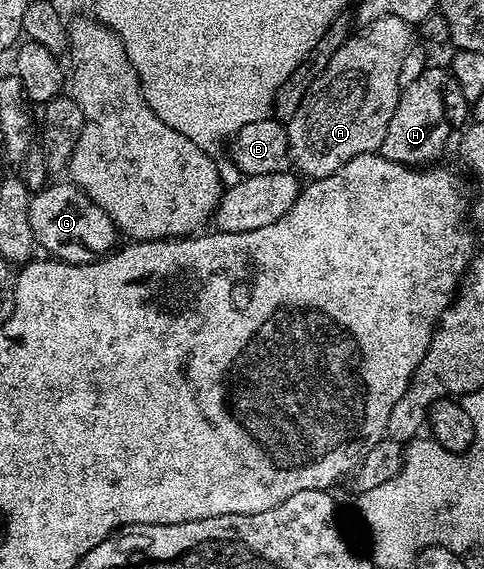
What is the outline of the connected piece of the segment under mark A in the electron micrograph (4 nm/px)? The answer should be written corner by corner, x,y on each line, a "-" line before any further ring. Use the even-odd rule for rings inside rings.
381,16
361,31
359,36
358,33
351,35
350,39
342,43
340,50
336,50
332,62
328,62
326,69
314,79
296,114
285,125
290,164
303,177
306,175
306,178
319,180
328,174
336,174
336,170
340,170
344,162
352,162
352,158
357,156
377,153
384,142
384,134
388,134
388,122
392,122
392,114
398,105
400,85
403,83
402,63
410,48
412,28
398,16

